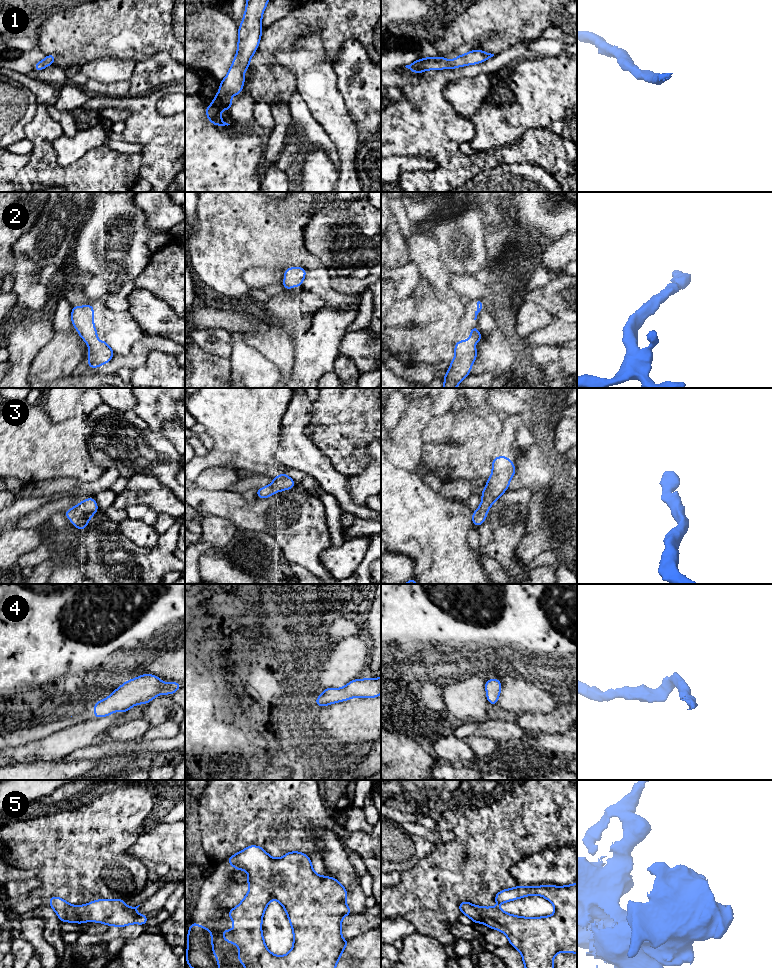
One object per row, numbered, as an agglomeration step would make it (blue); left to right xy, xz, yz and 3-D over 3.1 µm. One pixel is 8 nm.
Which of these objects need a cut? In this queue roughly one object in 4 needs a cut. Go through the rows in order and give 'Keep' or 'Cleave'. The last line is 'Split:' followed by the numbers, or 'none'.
1: Keep
2: Keep
3: Keep
4: Keep
5: Keep
Split: none

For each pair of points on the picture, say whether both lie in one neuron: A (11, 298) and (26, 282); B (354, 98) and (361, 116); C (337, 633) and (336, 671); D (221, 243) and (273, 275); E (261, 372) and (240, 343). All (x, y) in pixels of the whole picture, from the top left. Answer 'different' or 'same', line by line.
A: different
B: same
C: different
D: different
E: same

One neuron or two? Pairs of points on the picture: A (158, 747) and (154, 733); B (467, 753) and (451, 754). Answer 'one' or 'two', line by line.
A: two
B: one

